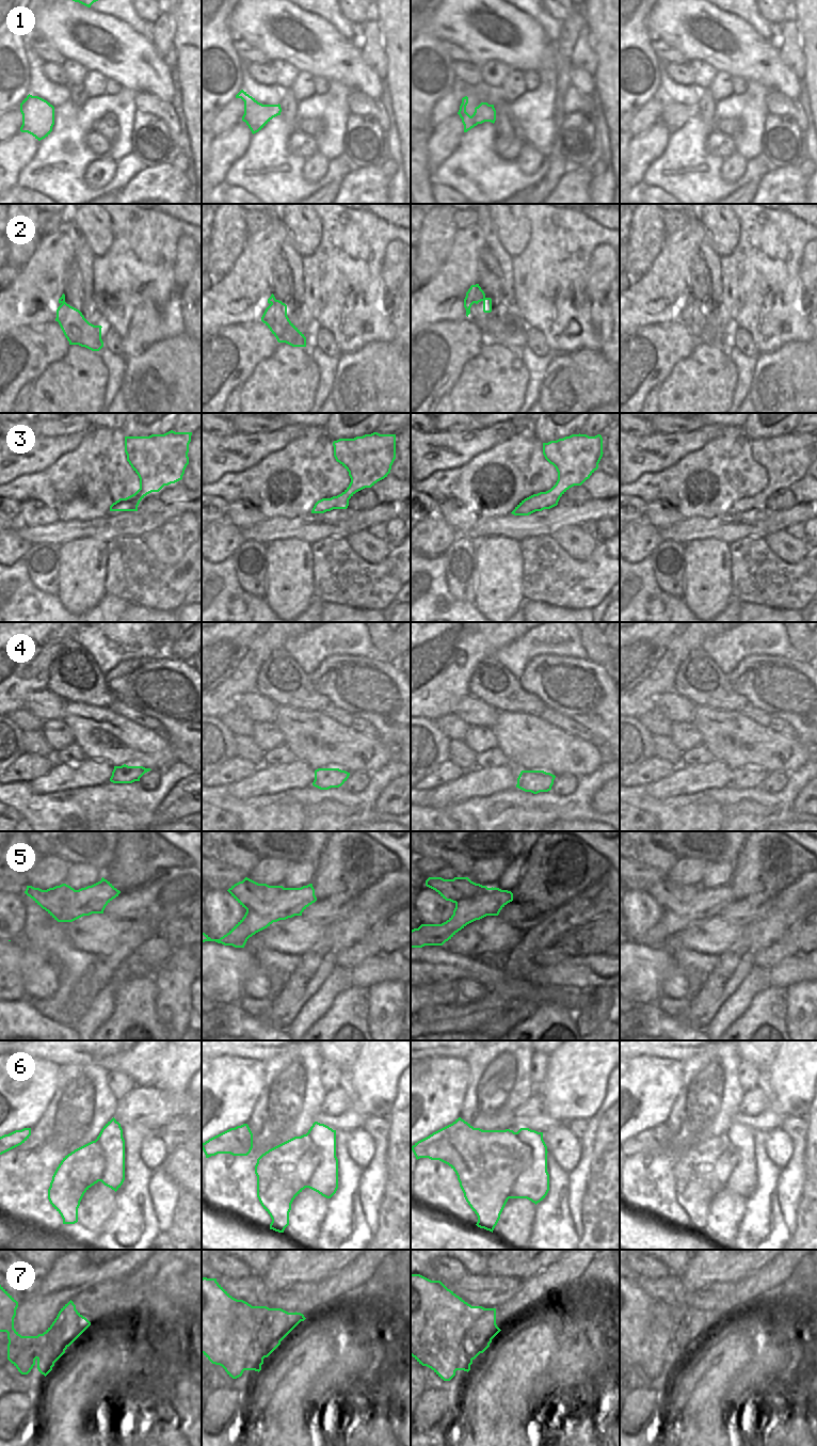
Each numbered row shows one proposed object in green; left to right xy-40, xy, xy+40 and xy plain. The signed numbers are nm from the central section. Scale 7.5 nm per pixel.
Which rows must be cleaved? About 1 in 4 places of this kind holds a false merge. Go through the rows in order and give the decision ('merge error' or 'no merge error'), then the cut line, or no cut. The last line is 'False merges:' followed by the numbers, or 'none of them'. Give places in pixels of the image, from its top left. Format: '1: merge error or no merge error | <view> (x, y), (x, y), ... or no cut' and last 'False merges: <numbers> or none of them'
1: no merge error | no cut
2: no merge error | no cut
3: no merge error | no cut
4: no merge error | no cut
5: merge error | xy (242, 880), (251, 892), (251, 909)
6: merge error | xy+40 (517, 1132), (531, 1154), (509, 1197)
7: merge error | xy+40 (485, 1308), (460, 1346), (460, 1360), (457, 1369)
False merges: 5, 6, 7

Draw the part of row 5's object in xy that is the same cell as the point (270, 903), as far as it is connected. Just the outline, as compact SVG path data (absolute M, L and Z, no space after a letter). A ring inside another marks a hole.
M247 877L242 881L252 892L253 908L246 909L244 917L220 939L211 939L202 933L202 943L215 941L224 946L244 948L247 939L256 933L273 922L302 916L302 912L317 901L313 884L301 888L284 888L258 884Z

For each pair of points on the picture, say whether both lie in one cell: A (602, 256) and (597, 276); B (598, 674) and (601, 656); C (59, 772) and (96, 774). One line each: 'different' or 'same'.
A: same
B: different
C: same

